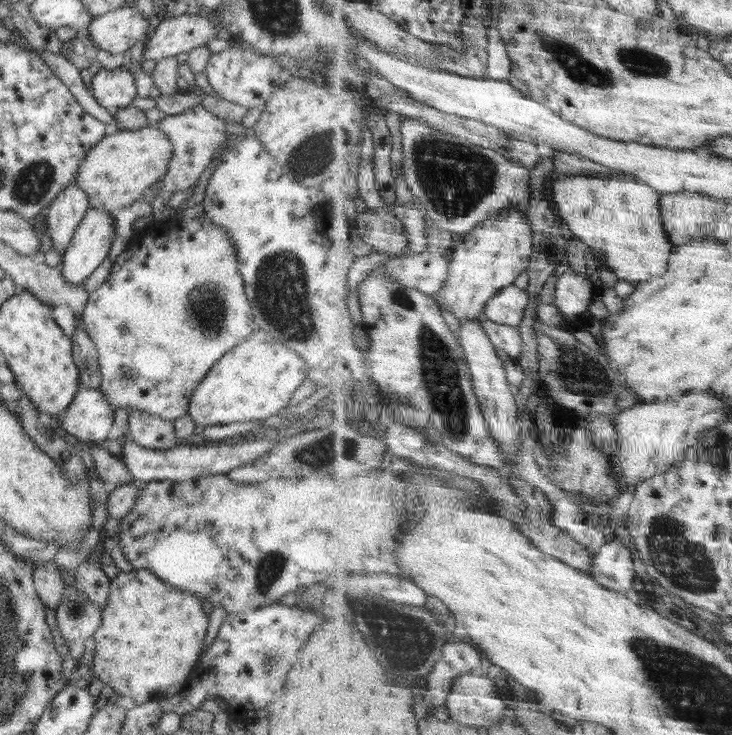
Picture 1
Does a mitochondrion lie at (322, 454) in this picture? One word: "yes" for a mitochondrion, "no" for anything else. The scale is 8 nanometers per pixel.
yes

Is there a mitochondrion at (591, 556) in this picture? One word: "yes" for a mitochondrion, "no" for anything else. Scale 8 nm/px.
no

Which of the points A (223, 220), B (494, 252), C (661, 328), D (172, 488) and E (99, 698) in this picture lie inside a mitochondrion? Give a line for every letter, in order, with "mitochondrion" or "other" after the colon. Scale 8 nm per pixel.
A: other
B: other
C: other
D: other
E: other

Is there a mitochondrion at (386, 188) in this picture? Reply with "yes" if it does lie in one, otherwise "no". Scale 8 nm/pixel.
no

